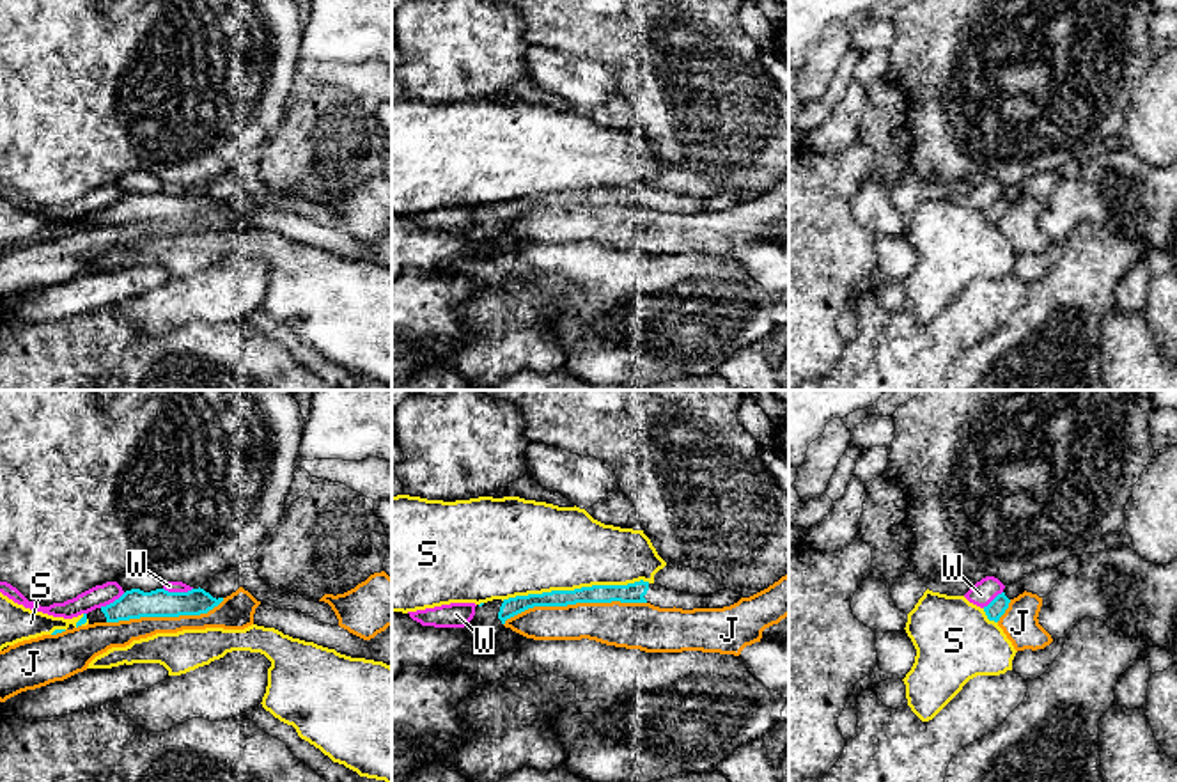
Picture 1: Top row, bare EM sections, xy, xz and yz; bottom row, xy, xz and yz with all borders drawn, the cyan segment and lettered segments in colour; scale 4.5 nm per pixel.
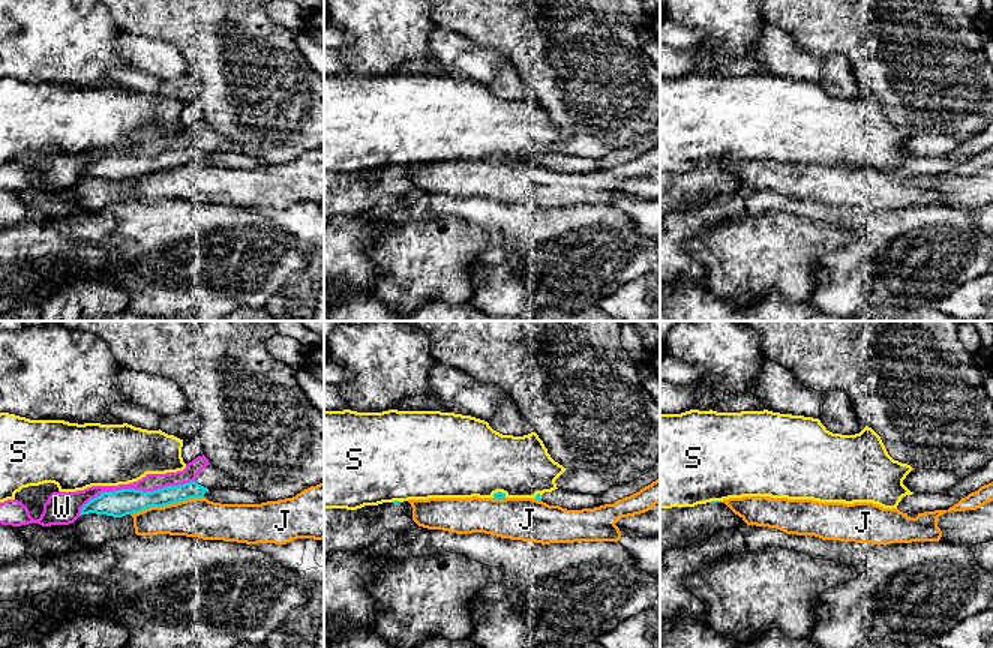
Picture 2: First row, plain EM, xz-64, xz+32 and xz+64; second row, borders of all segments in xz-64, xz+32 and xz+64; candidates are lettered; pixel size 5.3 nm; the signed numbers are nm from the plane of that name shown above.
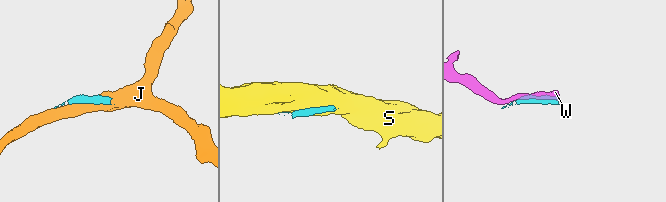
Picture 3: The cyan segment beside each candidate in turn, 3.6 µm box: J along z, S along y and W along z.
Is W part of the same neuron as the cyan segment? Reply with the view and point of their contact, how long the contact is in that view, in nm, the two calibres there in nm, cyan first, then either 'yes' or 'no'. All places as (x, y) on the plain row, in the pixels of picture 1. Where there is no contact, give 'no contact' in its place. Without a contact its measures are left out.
xy (178, 195) | 140 nm | 140/50 nm | no

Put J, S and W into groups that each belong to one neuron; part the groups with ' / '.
J / S / W

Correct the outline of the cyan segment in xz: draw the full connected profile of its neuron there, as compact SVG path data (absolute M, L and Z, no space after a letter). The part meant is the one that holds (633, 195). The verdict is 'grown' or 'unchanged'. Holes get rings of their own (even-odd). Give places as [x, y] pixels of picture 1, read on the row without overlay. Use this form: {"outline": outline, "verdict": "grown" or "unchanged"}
{"outline": "M658 186L592 188L574 193L493 202L475 209L464 231L422 229L409 216L392 215L392 280L406 270L438 270L461 252L466 243L489 241L502 234L507 222L534 209L567 209L576 206L651 206L659 211L709 211L707 199L670 193Z", "verdict": "grown"}

